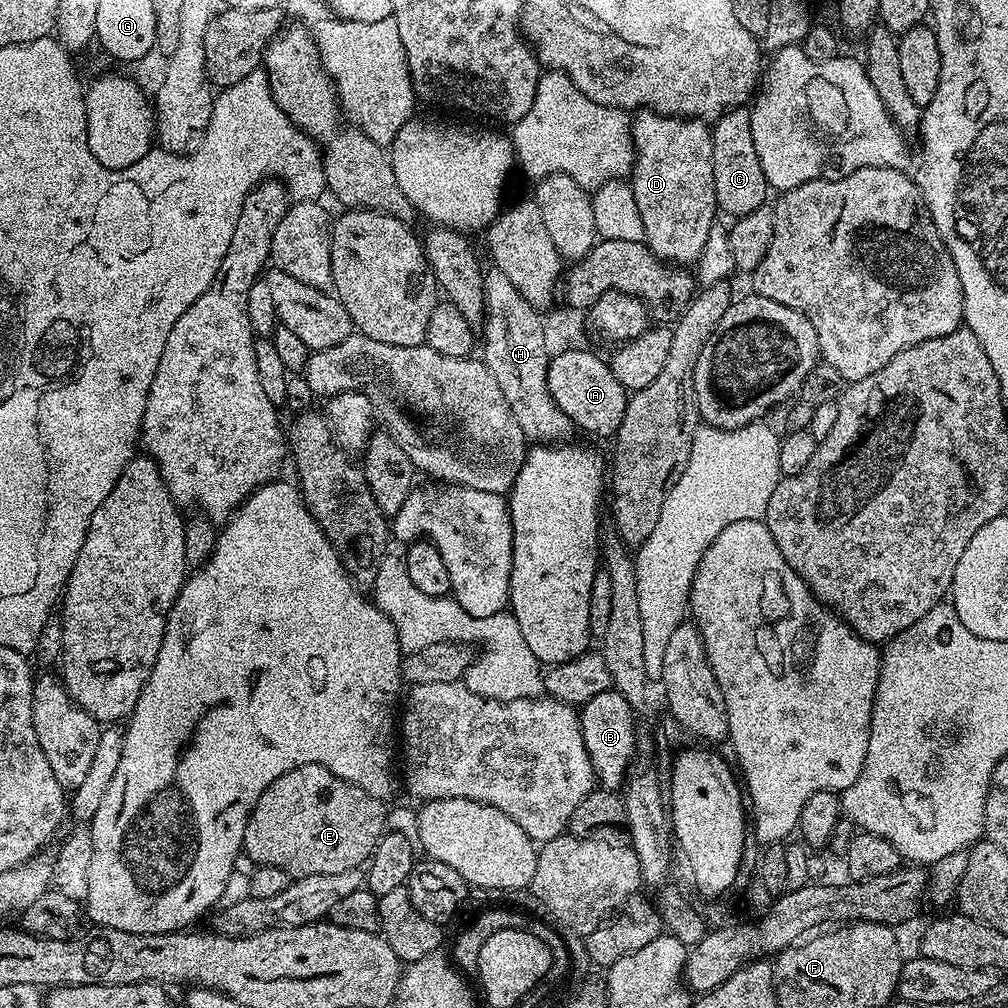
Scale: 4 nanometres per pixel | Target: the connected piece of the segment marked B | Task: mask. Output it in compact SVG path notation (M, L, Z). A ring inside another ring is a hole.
M609 690L590 698L579 709L580 729L586 742L586 754L590 754L597 785L604 790L620 790L633 767L632 755L636 752L636 720L632 717L633 705L627 704L622 694Z

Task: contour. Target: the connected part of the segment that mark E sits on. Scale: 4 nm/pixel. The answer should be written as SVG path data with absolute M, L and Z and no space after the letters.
M307 764L306 766L298 766L286 774L282 774L282 778L275 780L275 782L273 782L273 784L264 791L262 798L258 798L258 802L254 806L254 810L246 822L242 852L245 857L249 856L249 858L253 860L253 865L267 866L269 868L281 868L282 871L287 872L289 877L292 878L298 876L317 876L318 874L342 874L351 868L360 868L361 865L363 865L365 861L375 853L376 845L380 843L385 832L385 801L374 798L370 794L366 794L366 790L355 788L355 786L350 782L346 782L342 778L338 778L338 774L334 774L330 770L326 770L326 766L322 766L321 764Z

